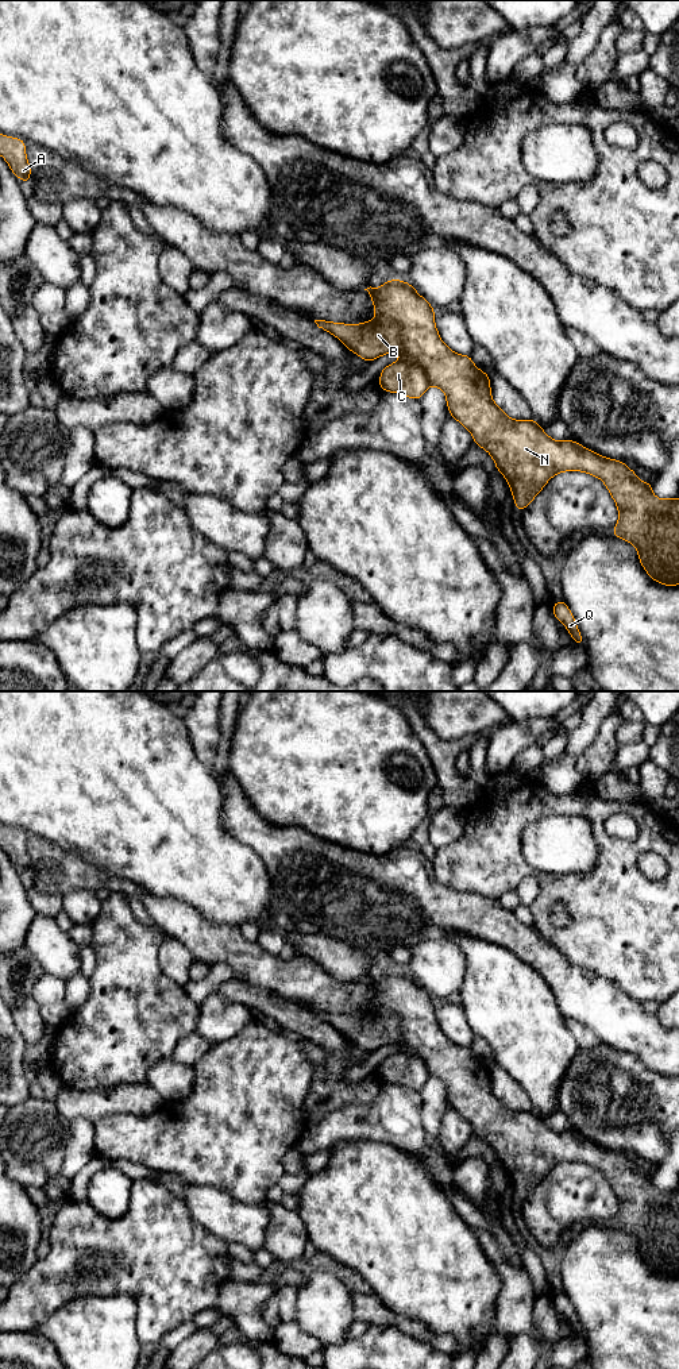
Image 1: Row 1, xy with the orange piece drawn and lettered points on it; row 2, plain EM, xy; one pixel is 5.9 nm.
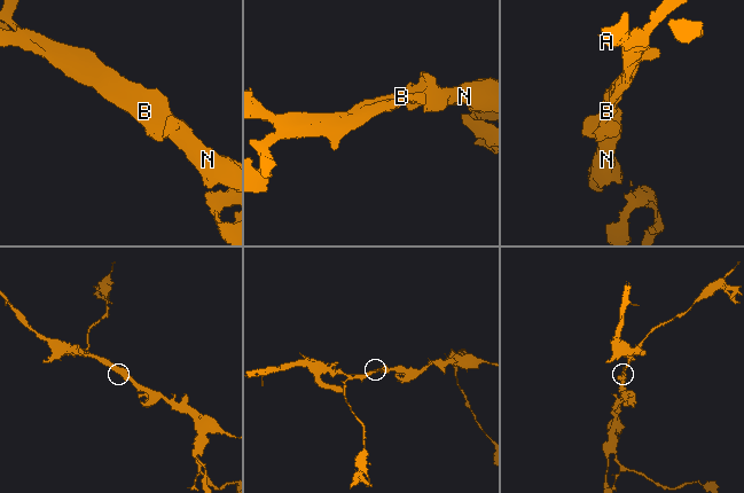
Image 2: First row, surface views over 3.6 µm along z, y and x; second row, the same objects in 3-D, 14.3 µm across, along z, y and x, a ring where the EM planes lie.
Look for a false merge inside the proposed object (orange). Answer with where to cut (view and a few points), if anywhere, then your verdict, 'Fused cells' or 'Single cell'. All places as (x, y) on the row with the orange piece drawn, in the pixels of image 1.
Split along xy (401, 358), (415, 362), (423, 370), (429, 384). Fused cells

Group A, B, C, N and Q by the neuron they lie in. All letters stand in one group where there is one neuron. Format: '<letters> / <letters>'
A B N Q / C

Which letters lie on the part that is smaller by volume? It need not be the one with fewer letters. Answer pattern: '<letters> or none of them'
C

